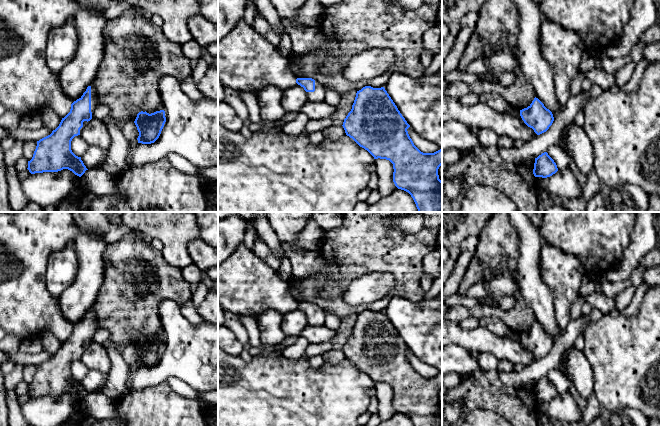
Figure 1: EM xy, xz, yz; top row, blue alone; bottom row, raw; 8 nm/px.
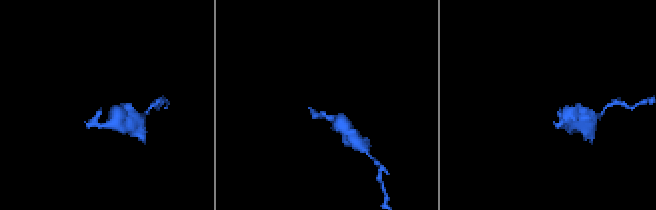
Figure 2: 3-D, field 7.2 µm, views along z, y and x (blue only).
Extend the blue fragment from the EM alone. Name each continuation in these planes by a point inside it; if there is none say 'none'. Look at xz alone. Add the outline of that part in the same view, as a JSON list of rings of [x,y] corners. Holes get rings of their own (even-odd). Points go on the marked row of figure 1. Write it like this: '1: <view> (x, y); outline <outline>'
1: xz (318, 95); outline [[[315,80],[315,91],[307,92],[308,101],[320,102],[325,98],[324,85]]]

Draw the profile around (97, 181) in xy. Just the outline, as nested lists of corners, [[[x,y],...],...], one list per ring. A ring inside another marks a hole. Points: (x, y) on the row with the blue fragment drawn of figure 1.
[[[102,166],[88,169],[80,177],[80,189],[86,196],[119,195],[118,176],[108,173]]]

